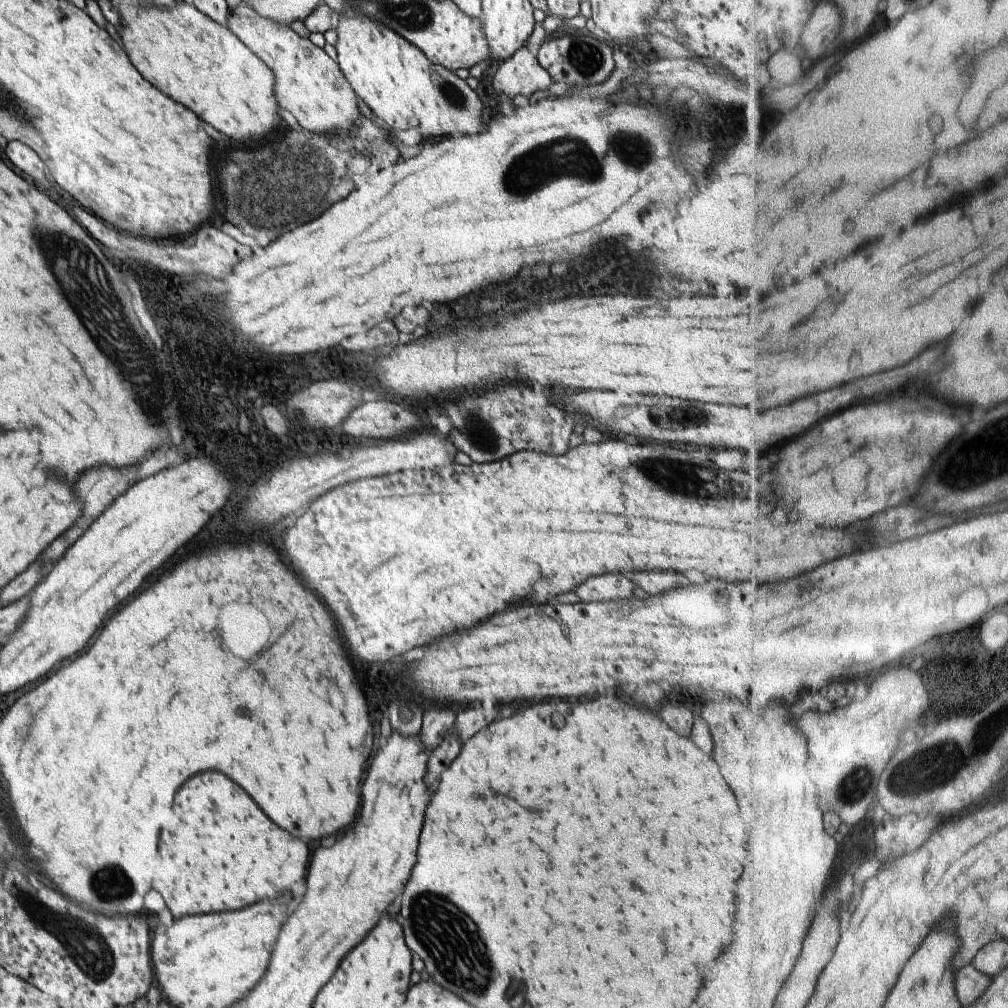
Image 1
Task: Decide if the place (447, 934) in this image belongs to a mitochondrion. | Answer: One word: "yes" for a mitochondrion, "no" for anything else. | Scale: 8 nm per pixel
yes

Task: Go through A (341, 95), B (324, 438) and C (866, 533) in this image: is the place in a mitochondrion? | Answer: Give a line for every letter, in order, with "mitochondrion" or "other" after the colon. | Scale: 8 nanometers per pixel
A: other
B: other
C: other

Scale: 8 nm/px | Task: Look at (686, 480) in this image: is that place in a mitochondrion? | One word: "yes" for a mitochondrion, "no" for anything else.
yes

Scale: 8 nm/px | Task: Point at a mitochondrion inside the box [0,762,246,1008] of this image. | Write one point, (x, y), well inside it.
(89, 951)

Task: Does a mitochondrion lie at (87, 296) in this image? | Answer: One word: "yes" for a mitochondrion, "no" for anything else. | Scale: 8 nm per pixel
yes

